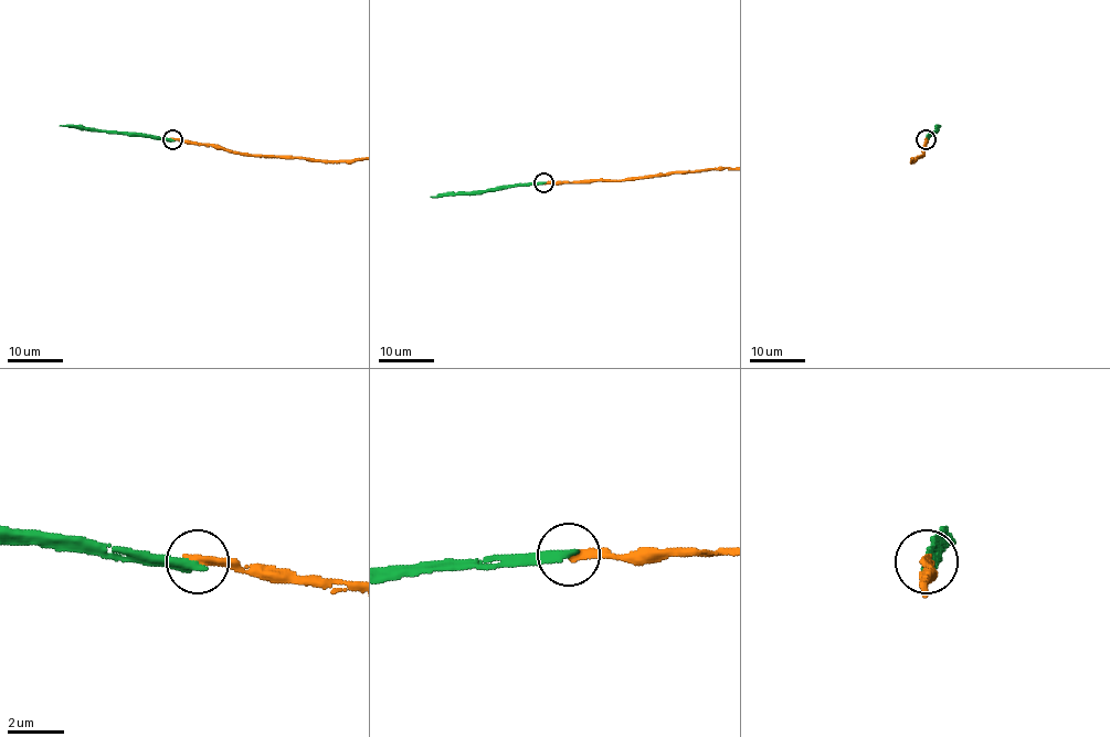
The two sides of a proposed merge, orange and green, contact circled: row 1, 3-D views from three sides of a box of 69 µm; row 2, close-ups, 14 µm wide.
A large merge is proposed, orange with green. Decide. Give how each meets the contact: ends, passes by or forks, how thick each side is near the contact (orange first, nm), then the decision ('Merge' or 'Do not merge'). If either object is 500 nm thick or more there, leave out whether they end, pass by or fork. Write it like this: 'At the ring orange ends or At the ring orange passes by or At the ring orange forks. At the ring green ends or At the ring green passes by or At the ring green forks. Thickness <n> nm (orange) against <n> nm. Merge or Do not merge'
At the ring orange ends. At the ring green ends. Thickness 280 nm (orange) against 320 nm. Do not merge

